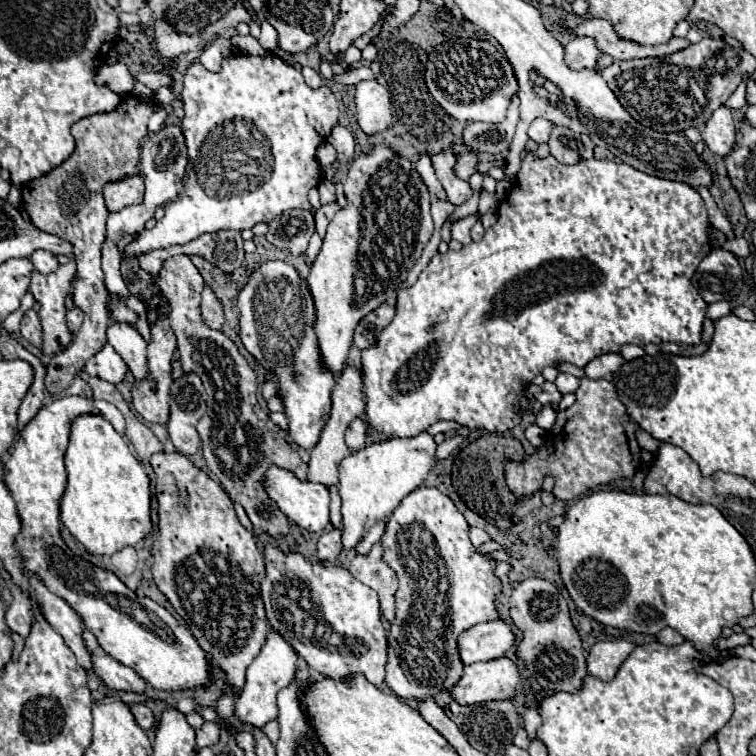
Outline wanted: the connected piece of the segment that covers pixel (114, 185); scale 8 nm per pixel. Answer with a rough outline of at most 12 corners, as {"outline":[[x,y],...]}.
{"outline":[[141,174],[103,186],[109,212],[141,202]]}

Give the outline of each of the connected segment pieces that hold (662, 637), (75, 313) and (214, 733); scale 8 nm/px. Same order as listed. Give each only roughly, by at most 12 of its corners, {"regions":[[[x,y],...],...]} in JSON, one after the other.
{"regions":[[[661,630],[657,640],[665,646],[685,642],[681,634],[671,630]],[[73,308],[67,312],[71,334],[81,328],[83,312]],[[215,722],[197,730],[197,746],[213,746],[219,740]]]}

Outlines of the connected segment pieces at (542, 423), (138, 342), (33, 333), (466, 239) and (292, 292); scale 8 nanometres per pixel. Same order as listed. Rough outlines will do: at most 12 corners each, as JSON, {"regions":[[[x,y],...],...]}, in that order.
{"regions":[[[543,406],[537,414],[537,426],[549,430],[555,424],[555,410]],[[125,322],[107,328],[107,342],[133,376],[147,374],[145,340]],[[33,308],[21,318],[21,334],[41,346],[41,322]],[[475,214],[453,222],[451,238],[471,242],[469,230],[477,222]],[[269,260],[239,292],[239,336],[277,378],[289,434],[311,450],[335,374],[315,302]]]}

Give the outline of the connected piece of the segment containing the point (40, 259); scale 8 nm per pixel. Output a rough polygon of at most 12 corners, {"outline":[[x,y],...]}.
{"outline":[[35,250],[29,260],[35,270],[49,274],[59,266],[57,256]]}

